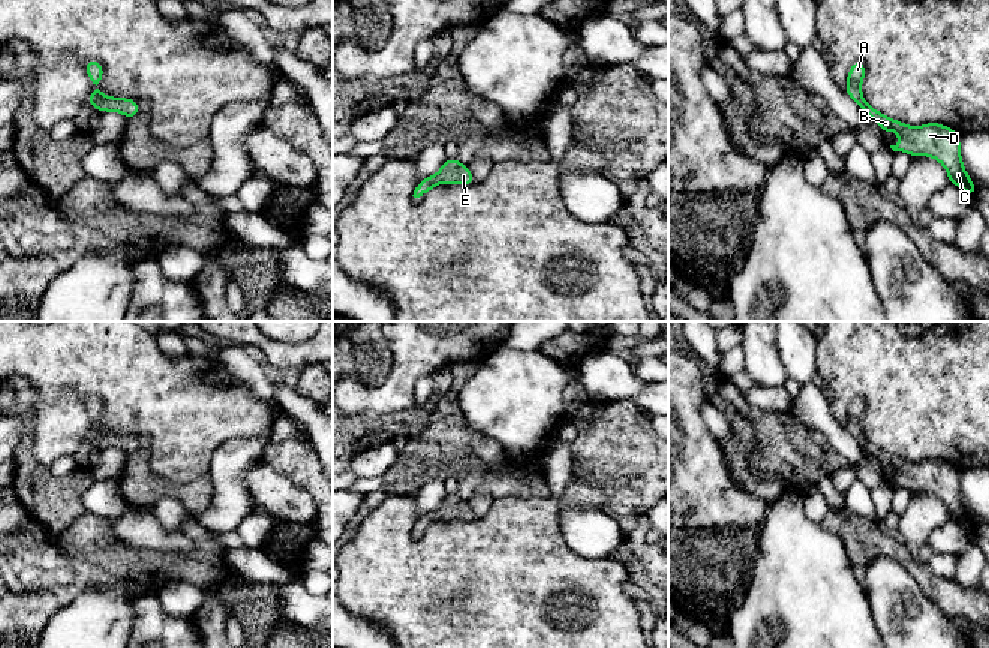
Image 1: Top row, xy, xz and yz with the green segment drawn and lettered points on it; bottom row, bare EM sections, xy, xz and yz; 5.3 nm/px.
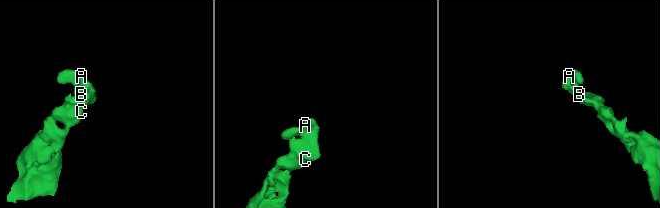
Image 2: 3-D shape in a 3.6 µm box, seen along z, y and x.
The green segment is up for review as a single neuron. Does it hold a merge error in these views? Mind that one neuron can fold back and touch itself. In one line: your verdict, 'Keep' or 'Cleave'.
Keep

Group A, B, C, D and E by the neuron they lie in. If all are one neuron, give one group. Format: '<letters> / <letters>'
A B C D E

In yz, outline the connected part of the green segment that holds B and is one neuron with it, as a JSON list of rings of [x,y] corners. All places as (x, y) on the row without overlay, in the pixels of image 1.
[[[857,396],[848,405],[845,429],[860,442],[866,453],[871,453],[883,466],[883,471],[896,465],[899,472],[898,482],[890,482],[893,488],[904,488],[914,492],[929,492],[937,495],[947,507],[949,519],[961,524],[971,534],[976,532],[977,524],[964,506],[961,495],[961,471],[940,459],[926,459],[919,464],[908,462],[890,454],[872,444],[862,429],[862,417],[866,411],[866,402]]]

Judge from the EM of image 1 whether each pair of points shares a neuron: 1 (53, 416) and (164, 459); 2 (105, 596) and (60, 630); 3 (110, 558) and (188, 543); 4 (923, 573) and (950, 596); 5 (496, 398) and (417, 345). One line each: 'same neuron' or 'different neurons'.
1: same neuron
2: same neuron
3: different neurons
4: same neuron
5: different neurons

